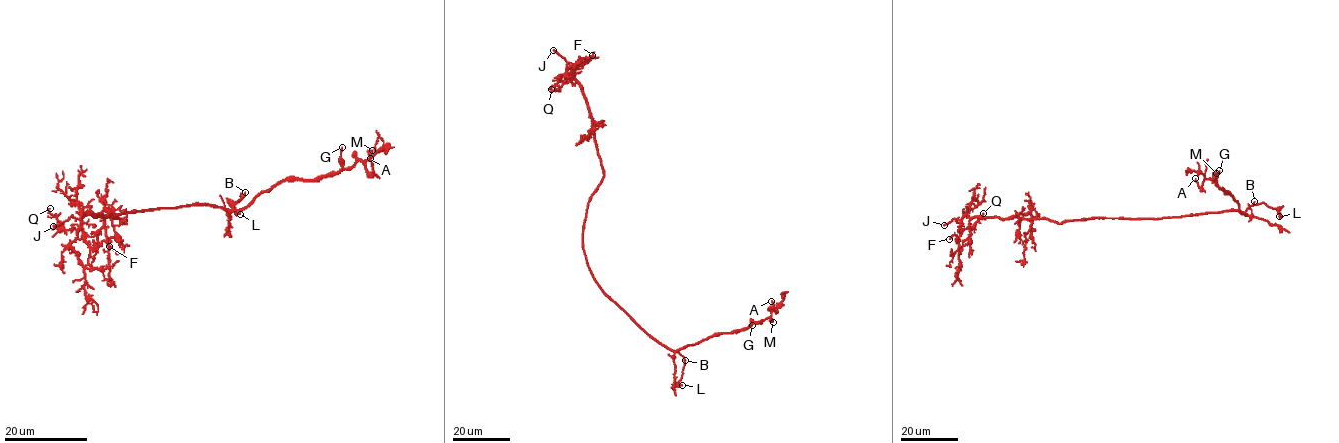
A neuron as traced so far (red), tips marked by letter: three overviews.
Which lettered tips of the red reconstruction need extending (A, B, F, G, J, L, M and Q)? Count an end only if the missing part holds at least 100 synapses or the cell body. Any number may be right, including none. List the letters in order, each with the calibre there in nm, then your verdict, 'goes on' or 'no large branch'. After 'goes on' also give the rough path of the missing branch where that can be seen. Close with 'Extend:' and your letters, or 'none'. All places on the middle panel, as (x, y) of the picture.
A: 130 nm thick; no large branch
B: 100 nm thick; no large branch
F: 120 nm thick; no large branch
G: 170 nm thick; no large branch
J: 280 nm thick; goes on
L: 220 nm thick; no large branch
M: 600 nm thick; no large branch
Q: 140 nm thick; no large branch
Extend: J

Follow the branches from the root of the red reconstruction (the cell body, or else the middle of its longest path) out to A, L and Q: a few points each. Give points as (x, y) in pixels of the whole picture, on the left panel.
A: (101, 217), (203, 204), (241, 209), (285, 180), (319, 179), (369, 158), (365, 168), (371, 172), (370, 158)
L: (101, 217), (203, 204), (231, 209), (243, 197), (242, 194), (234, 203), (234, 211), (240, 214)
Q: (101, 217), (126, 220), (123, 223), (108, 214), (86, 215), (78, 228), (65, 229), (50, 208)

